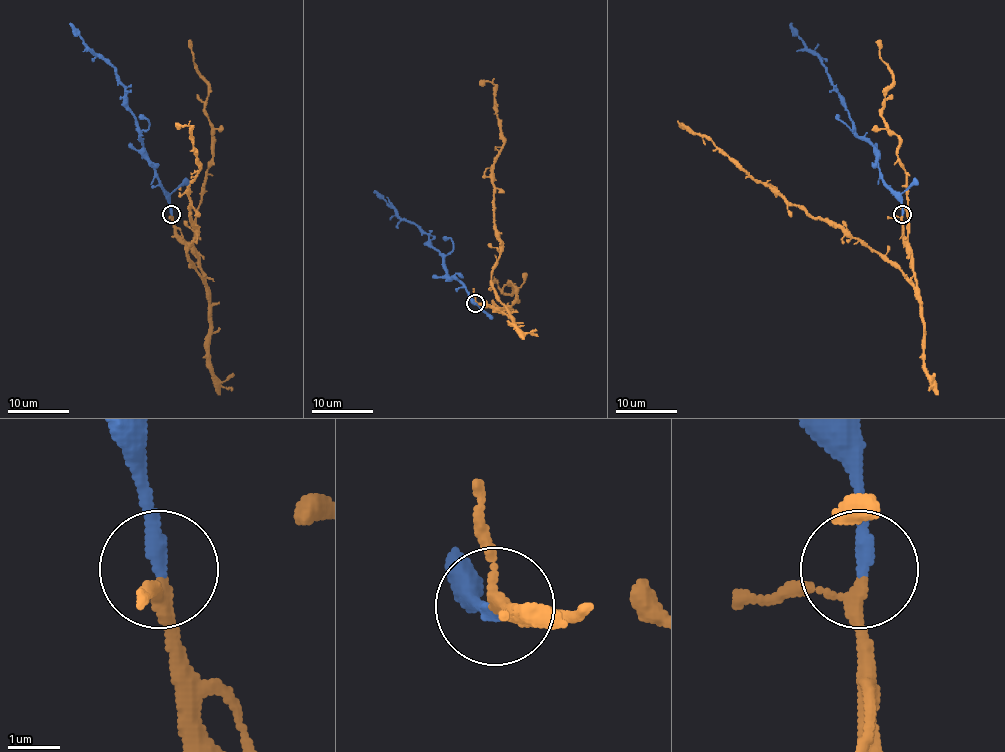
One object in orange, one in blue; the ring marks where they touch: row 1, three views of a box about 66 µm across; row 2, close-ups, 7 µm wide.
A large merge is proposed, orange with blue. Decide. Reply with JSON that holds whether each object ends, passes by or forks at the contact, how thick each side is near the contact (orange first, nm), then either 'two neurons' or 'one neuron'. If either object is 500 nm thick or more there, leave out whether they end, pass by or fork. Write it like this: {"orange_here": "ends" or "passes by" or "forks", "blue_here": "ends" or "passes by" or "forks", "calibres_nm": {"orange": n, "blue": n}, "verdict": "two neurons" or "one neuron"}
{"orange_here": "passes by", "blue_here": "ends", "calibres_nm": {"orange": 200, "blue": 280}, "verdict": "one neuron"}

